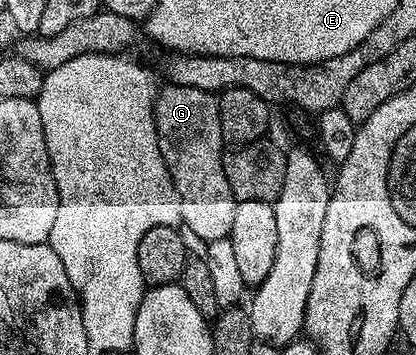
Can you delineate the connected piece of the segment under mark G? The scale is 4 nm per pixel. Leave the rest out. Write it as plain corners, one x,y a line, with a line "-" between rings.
165,85
157,92
157,99
153,102
153,120
155,121
155,129
157,130
157,140
159,141
159,153
163,153
163,161
167,165
167,169
171,173
171,181
175,185
175,189
179,193
179,205
181,206
181,222
184,230
195,238
202,239
202,244
207,245
211,241
219,241
220,239
229,238
231,233
231,224
235,222
235,209
237,208
237,198
231,193
231,185
227,185
227,173
223,173
223,140
221,137
221,126
219,125
219,105
217,104
218,96
211,91
203,89
195,89
194,87
175,87

